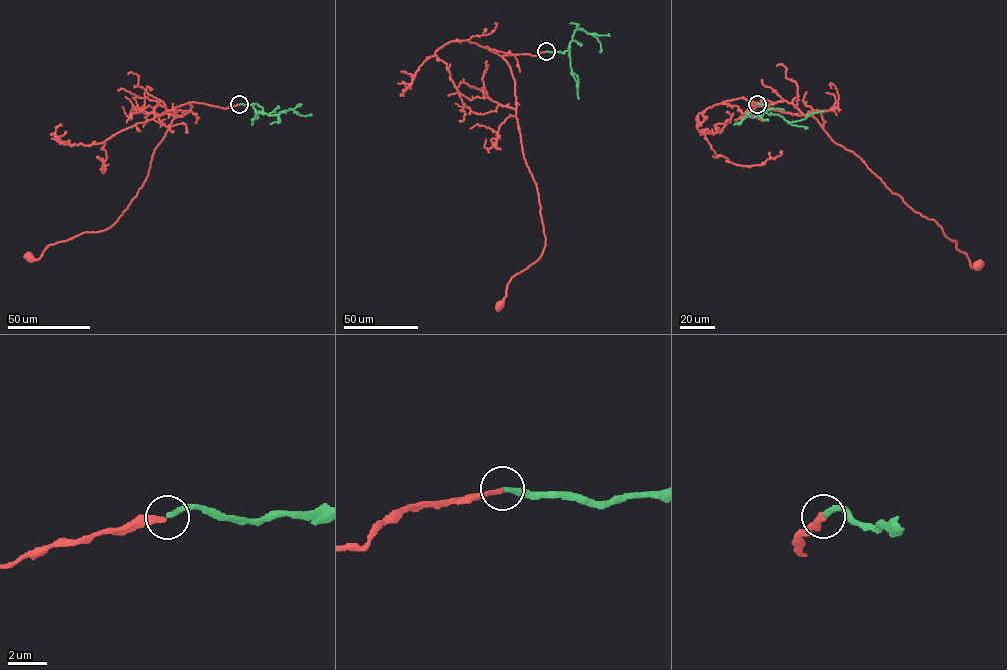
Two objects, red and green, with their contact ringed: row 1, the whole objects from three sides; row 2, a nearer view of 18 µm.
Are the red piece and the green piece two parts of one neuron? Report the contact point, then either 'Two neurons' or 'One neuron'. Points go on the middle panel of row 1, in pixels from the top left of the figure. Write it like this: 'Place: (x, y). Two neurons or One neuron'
Place: (546, 51). Two neurons

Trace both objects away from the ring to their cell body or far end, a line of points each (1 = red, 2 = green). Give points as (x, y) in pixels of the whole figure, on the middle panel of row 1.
1: (546, 51), (502, 56), (515, 81), (523, 157), (536, 185), (546, 239), (541, 255), (512, 276), (500, 305)
2: (546, 51), (569, 51), (574, 31), (581, 29), (597, 38), (600, 52)

